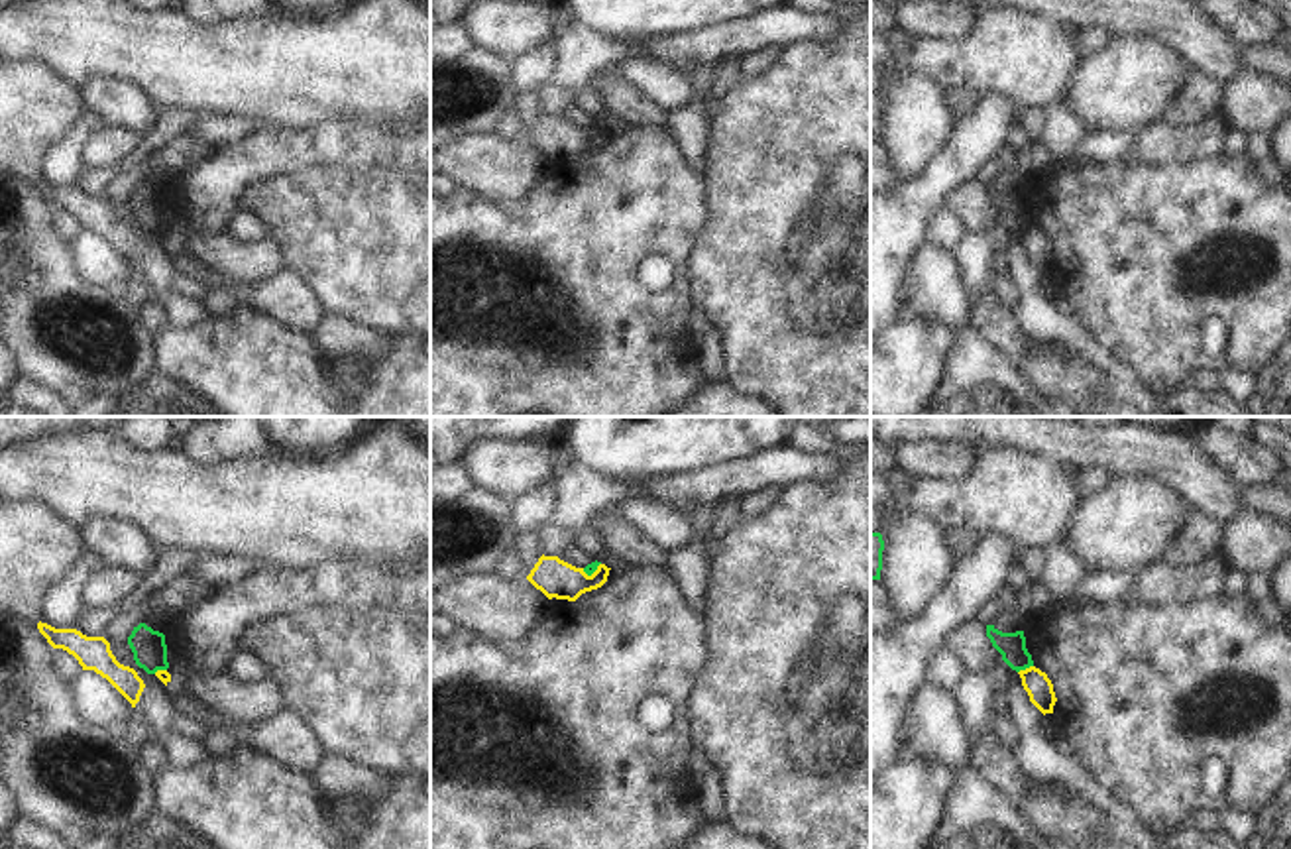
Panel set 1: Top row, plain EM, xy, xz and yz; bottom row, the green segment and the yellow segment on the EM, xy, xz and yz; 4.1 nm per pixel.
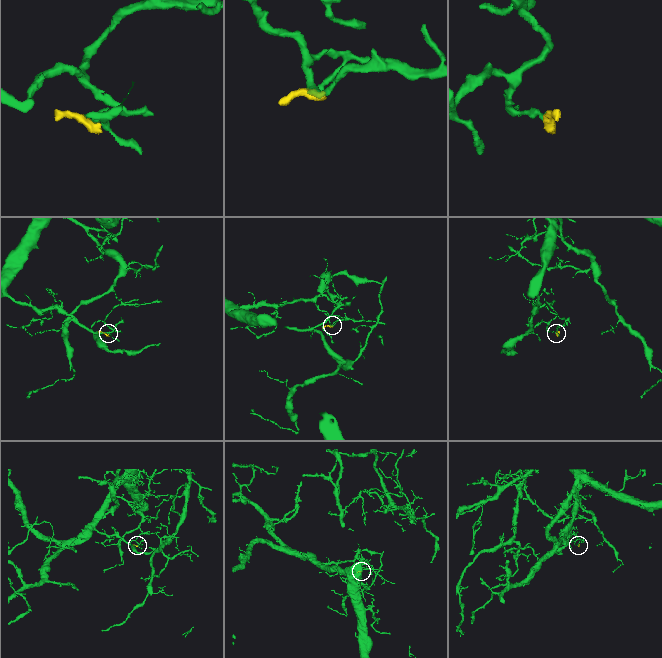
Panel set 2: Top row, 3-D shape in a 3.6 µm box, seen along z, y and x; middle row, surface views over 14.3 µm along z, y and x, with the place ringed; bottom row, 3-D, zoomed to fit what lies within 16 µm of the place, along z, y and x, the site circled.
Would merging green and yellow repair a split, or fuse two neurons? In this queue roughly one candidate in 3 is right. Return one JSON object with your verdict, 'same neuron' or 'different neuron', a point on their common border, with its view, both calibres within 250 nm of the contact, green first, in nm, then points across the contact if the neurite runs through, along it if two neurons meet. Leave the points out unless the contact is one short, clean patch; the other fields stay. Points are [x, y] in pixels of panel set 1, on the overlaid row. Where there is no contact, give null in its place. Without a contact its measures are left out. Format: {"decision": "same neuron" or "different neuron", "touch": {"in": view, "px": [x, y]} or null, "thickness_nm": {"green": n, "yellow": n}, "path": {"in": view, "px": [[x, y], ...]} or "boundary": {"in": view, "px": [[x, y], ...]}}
{"decision": "different neuron", "touch": {"in": "yz", "px": [1024, 669]}, "thickness_nm": {"green": 110, "yellow": 110}, "boundary": {"in": "yz", "px": [[1032, 665], [1018, 673]]}}

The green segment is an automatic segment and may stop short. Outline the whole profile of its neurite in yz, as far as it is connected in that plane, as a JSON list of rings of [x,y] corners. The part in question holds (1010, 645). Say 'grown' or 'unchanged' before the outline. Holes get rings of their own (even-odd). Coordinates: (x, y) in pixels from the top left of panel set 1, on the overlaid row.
unchanged; [[[986,625],[986,637],[1012,670],[1020,672],[1034,666],[1032,654],[1026,649],[1024,631],[1002,633],[994,625]]]

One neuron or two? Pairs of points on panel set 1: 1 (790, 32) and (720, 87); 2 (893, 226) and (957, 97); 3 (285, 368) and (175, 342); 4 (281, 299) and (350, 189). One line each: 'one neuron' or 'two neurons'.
1: two neurons
2: two neurons
3: one neuron
4: two neurons

